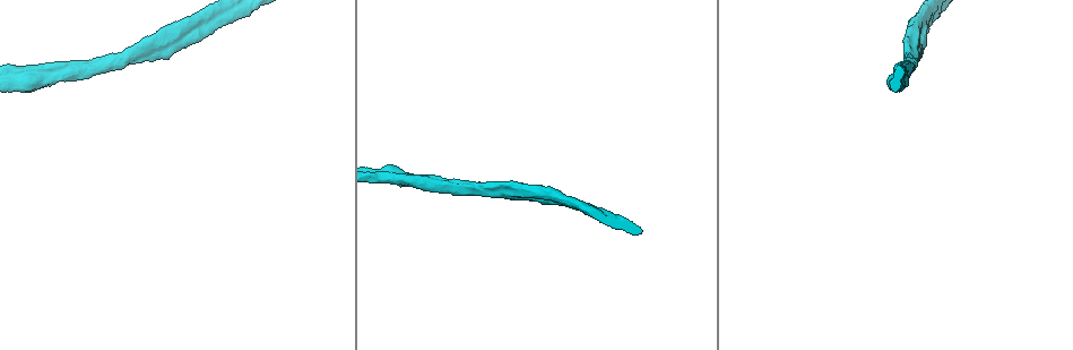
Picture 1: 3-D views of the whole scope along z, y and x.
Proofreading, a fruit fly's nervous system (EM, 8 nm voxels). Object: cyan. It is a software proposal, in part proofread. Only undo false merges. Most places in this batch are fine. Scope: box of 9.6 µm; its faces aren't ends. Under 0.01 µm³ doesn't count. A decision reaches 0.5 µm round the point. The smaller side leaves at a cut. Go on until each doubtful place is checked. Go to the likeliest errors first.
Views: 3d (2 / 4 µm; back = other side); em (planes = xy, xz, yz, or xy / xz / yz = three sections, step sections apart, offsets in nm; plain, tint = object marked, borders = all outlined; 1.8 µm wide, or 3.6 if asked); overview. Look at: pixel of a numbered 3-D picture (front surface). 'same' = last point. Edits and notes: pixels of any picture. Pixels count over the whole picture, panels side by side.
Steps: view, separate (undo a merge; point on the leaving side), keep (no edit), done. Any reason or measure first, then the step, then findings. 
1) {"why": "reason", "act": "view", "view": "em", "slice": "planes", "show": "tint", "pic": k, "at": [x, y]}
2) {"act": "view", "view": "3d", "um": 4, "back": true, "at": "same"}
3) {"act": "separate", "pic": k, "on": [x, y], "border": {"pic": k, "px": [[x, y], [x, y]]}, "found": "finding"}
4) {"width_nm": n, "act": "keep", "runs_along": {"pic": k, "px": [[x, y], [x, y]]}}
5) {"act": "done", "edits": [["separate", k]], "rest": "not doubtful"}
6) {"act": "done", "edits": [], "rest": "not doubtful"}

{"why": "branch point", "act": "view", "view": "3d", "um": 2, "pic": 1, "at": [553, 195]}

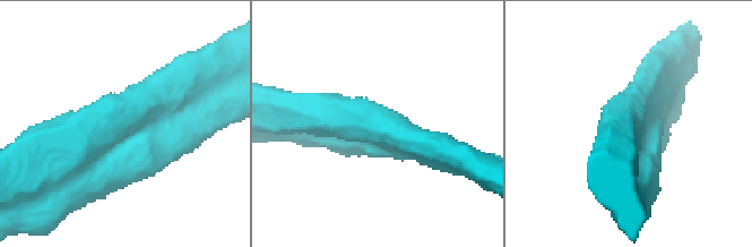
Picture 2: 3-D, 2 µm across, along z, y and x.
{"why": "need the tissue", "act": "view", "view": "em", "slice": "planes", "show": "tint", "pic": 2, "at": [127, 118]}

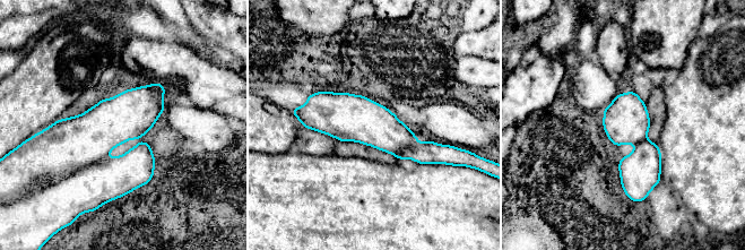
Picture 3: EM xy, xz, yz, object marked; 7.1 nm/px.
{"width_nm": 320, "act": "keep", "runs_along": {"pic": 3, "px": [[306, 120], [438, 149]]}, "found": "one neuron here"}

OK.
{"act": "view", "view": "3d", "um": 4, "pic": 1, "at": [158, 39]}

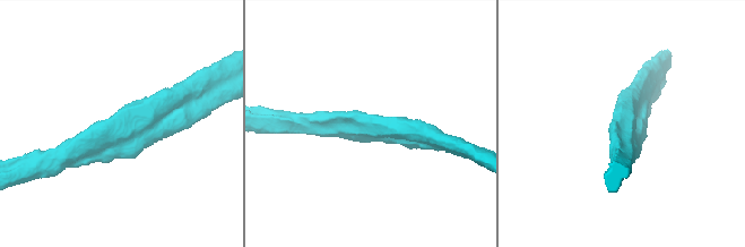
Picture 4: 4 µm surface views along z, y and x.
{"act": "view", "view": "em", "slice": "planes", "show": "tint", "pic": 4, "at": [370, 126]}

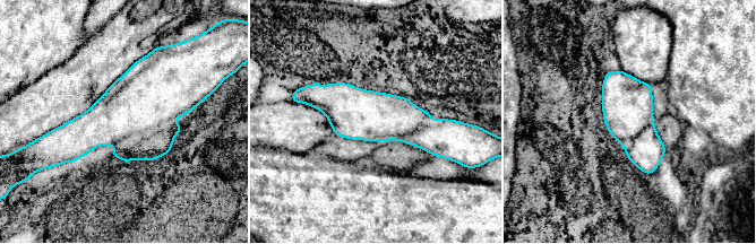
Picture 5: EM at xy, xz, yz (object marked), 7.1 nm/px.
{"act": "keep", "runs_along": {"pic": 5, "px": [[310, 101], [444, 123]]}, "found": "one neuron here"}

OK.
{"act": "view", "view": "3d", "um": 4, "pic": 1, "at": [28, 80]}

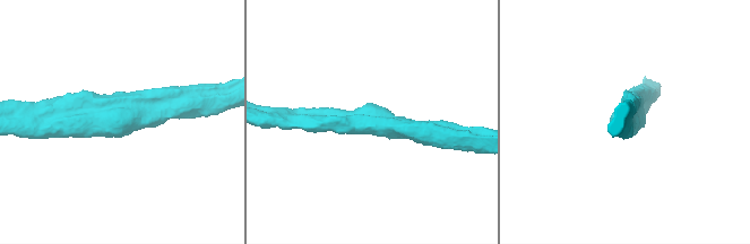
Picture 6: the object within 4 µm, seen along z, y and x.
{"arms": 3, "arm_widths_nm": [280, 280, 300], "act": "view", "view": "em", "slice": "xy", "step": 4, "show": "tint", "pic": 6, "at": [369, 118]}

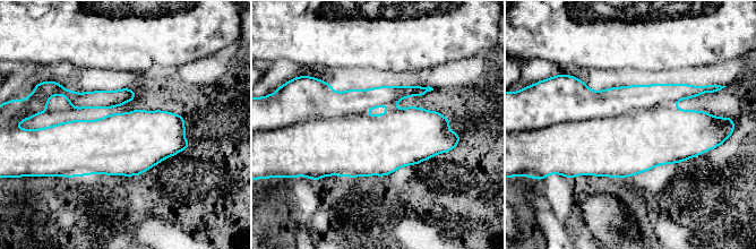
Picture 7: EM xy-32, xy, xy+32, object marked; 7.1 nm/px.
{"width_nm": 440, "act": "keep", "found": "continuous, no second neuron"}

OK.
{"act": "done", "edits": [], "rest": "not doubtful"}

